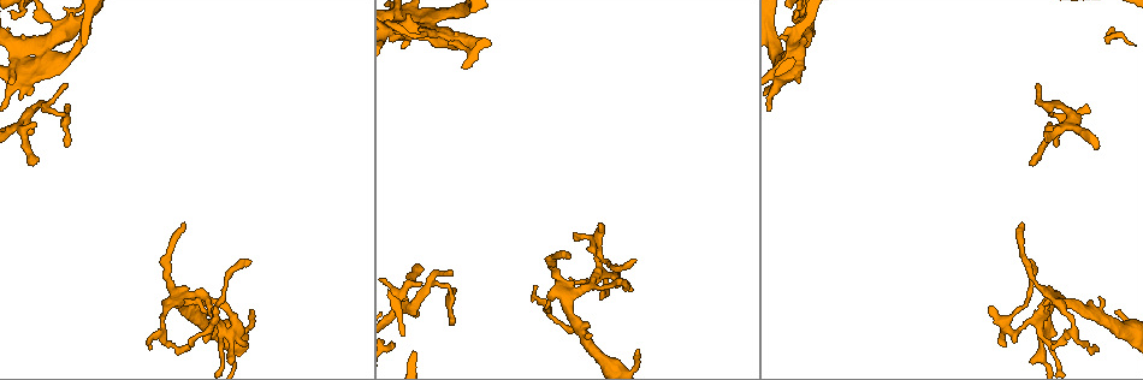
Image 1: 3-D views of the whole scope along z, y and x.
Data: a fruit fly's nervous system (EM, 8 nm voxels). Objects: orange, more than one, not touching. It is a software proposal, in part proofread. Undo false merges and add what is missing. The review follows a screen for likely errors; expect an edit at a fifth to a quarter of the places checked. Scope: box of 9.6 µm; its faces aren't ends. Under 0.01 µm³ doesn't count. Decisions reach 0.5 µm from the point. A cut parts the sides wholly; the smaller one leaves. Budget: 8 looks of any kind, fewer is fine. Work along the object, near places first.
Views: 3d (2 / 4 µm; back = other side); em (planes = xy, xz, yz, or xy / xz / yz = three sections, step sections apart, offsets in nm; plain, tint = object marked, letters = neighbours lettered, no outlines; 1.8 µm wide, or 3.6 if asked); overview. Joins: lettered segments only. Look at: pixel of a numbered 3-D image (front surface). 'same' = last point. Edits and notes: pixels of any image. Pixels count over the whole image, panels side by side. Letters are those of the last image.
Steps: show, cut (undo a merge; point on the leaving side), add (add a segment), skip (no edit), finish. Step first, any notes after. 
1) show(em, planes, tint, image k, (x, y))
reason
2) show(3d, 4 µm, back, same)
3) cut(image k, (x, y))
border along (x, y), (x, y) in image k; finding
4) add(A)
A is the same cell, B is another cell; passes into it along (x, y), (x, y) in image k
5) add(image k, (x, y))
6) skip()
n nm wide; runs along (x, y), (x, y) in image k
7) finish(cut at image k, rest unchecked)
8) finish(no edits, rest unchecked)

show(3d, 4 µm, back, image 1, (416, 265))

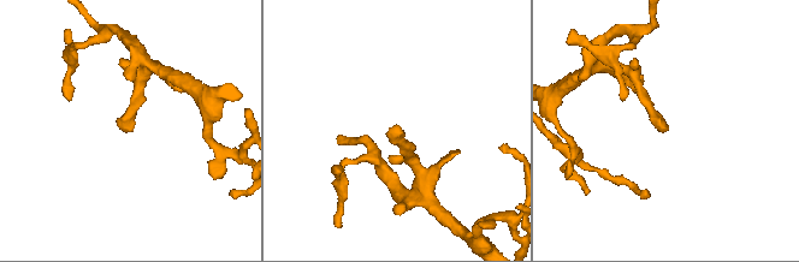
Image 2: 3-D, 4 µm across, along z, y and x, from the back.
show(em, 3.6 µm, planes, letters, image 2, (393, 126))
need the tissue

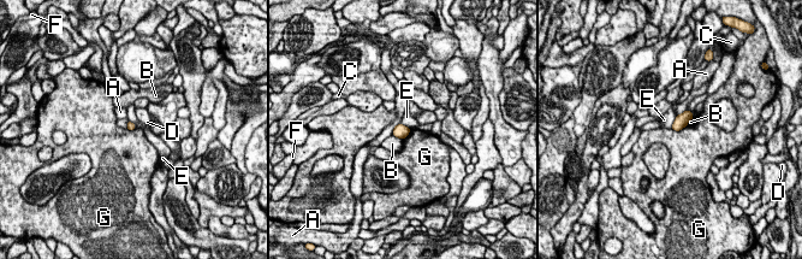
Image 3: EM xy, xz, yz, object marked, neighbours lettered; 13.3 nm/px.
skip()
A, B, C, D, E, F and G are other cells; border along (677, 116), (670, 128) in image 3; none of them fits

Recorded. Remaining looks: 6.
show(3d, 2 µm, image 1, (181, 302))
abrupt turn

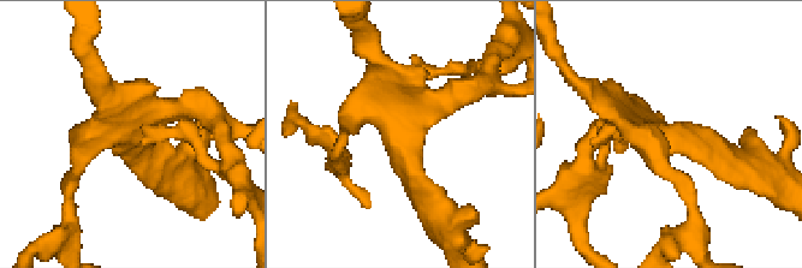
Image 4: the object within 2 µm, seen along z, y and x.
show(em, planes, letters, image 4, (671, 133))
need the tissue

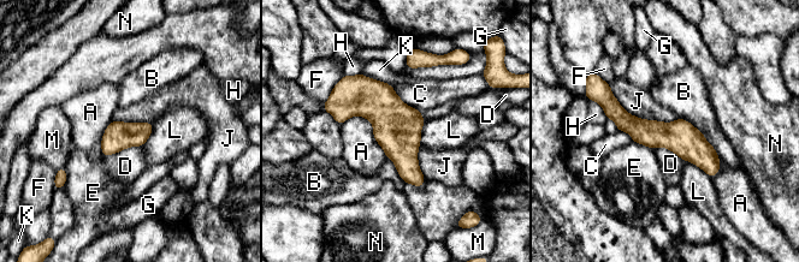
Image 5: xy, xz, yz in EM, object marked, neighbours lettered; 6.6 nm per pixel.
skip()
A, B, C, D, E, F, G, H, J, K, L, M and N are other cells; border along (608, 83), (629, 113), (678, 118) in image 5; continuous, no second neuron

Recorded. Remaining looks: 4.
show(em, planes, letters, image 1, (599, 224))
thin end

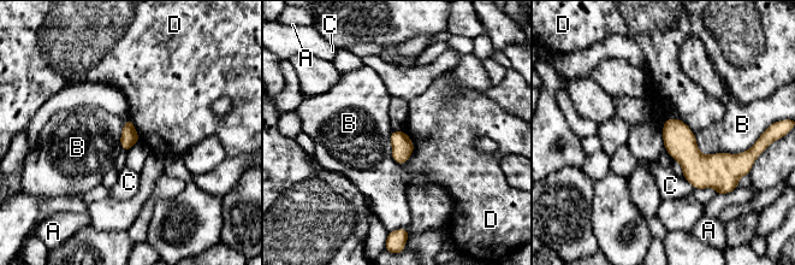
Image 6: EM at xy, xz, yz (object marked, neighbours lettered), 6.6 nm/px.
skip()
110 nm wide; A, B, C and D are other cells; none of them fits

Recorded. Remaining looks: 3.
finish(no edits, rest unchecked)

